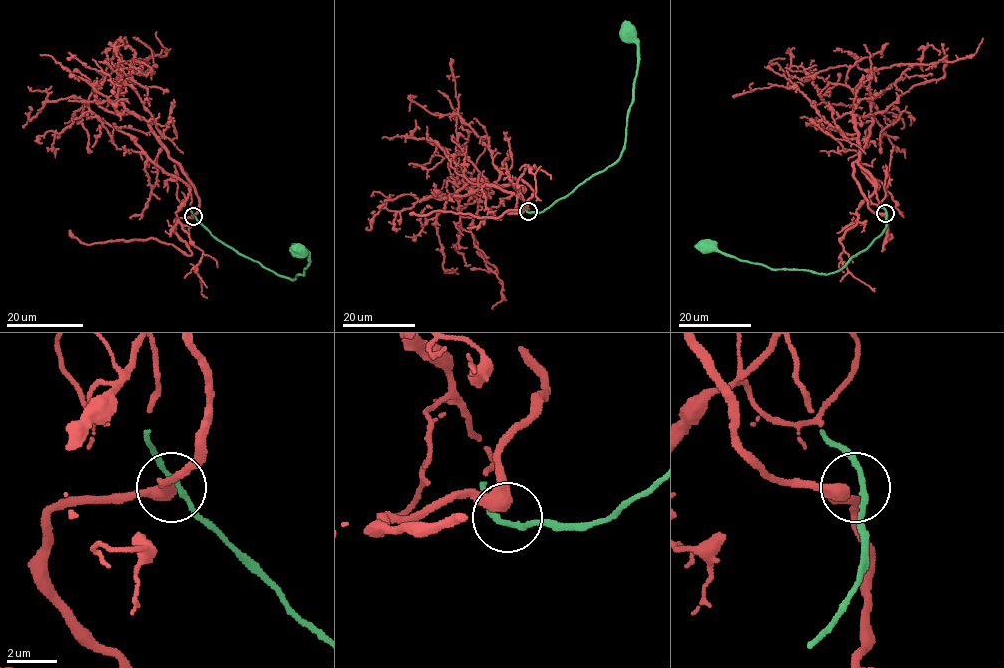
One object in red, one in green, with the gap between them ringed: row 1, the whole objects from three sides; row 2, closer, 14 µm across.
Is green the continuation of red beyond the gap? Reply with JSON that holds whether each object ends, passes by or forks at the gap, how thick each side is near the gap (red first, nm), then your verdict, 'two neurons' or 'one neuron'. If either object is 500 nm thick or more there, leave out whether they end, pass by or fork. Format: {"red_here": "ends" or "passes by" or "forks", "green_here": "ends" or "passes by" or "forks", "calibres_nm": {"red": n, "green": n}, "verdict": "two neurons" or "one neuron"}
{"red_here": "passes by", "green_here": "passes by", "calibres_nm": {"red": 440, "green": 200}, "verdict": "one neuron"}

